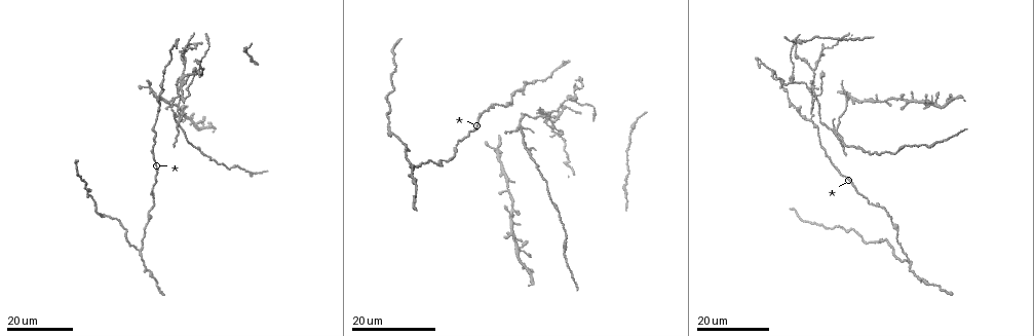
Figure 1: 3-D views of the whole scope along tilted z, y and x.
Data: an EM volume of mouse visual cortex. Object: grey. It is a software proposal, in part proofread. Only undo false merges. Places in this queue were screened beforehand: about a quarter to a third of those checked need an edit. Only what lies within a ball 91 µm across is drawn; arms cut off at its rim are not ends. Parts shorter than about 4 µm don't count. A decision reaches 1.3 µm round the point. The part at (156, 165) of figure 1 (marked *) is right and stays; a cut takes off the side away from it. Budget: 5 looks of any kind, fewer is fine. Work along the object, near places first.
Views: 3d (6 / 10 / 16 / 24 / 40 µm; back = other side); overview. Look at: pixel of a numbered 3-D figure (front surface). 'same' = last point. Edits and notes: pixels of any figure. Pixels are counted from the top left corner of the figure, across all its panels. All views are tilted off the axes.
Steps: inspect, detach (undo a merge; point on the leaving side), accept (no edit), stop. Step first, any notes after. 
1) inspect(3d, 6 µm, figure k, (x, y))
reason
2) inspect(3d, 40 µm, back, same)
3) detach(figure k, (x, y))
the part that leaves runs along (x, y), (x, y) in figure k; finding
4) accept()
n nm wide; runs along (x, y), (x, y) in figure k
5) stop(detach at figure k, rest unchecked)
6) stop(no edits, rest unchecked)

inspect(3d, 24 µm, figure 1, (185, 65))

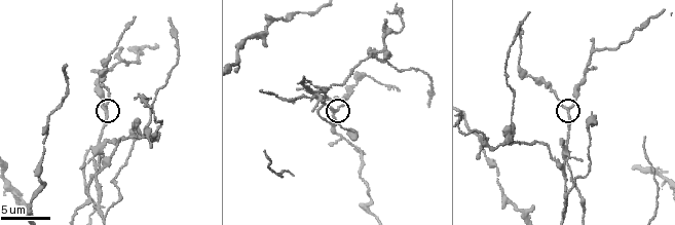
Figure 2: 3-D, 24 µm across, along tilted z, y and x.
inspect(3d, 6 µm, figure 2, (569, 110))
zoom in

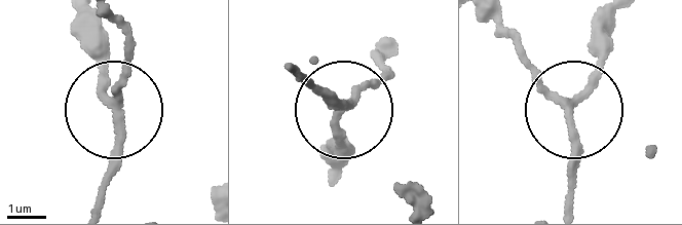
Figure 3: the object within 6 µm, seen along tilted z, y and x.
accept()
180 nm wide; all the same neuron

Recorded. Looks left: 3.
inspect(3d, 24 µm, figure 1, (835, 128))
looks like a crossing

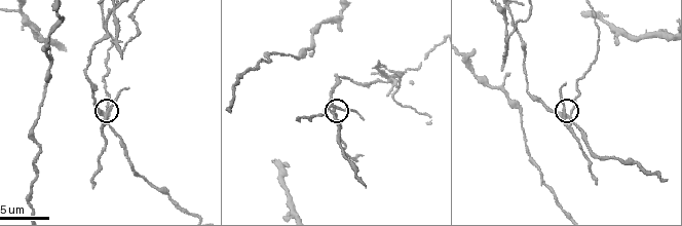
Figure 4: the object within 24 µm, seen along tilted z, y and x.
inspect(3d, 10 µm, figure 4, (568, 116))
zoom in

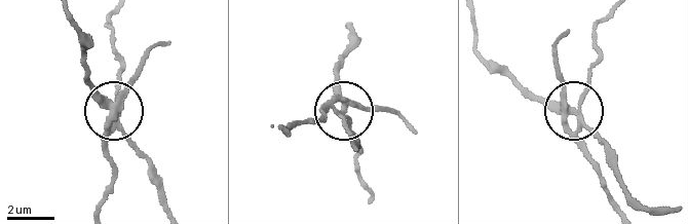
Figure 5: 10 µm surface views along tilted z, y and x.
detach(figure 5, (131, 82))
side arm 57 µm; 4 arms; two neurons meet here

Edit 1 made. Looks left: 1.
stop(detach at figure 5, rest unchecked)

